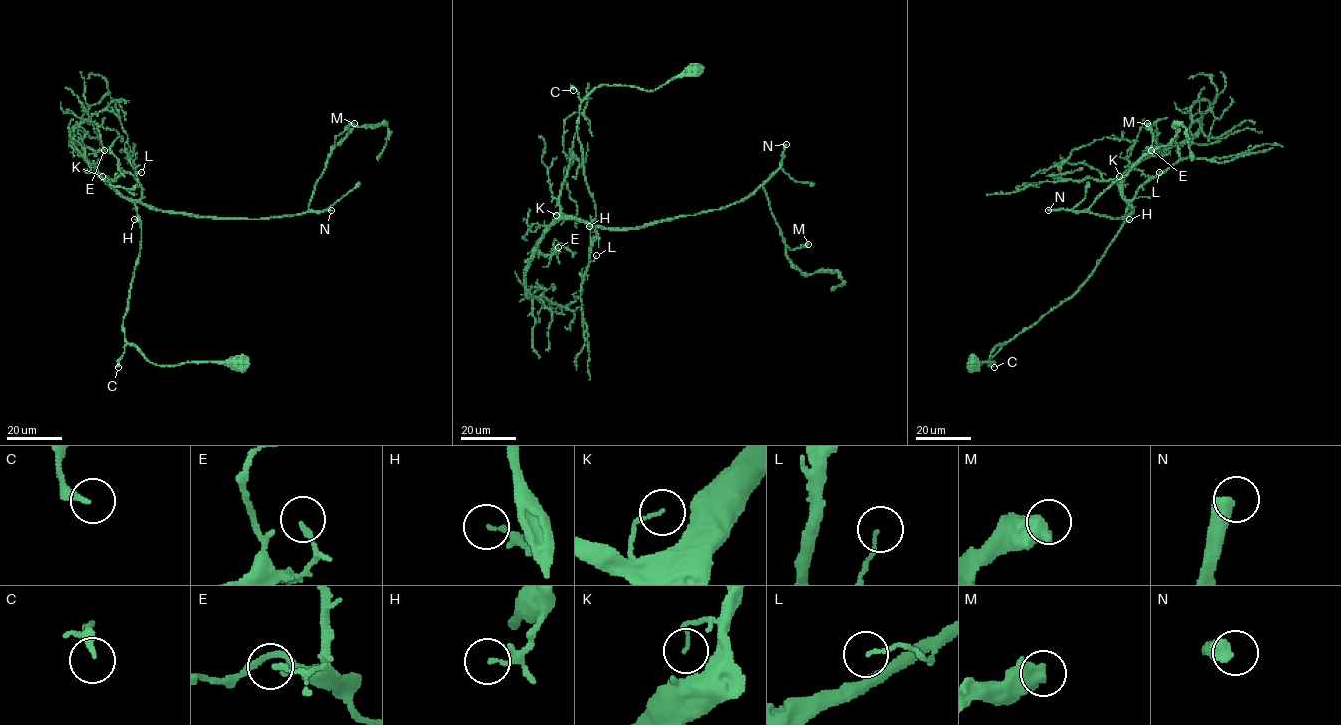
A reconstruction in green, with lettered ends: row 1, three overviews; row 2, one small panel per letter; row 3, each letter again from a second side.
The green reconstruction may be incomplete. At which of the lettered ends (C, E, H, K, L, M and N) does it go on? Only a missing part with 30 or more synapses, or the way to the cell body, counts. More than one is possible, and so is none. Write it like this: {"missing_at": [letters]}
{"missing_at": ["N"]}

